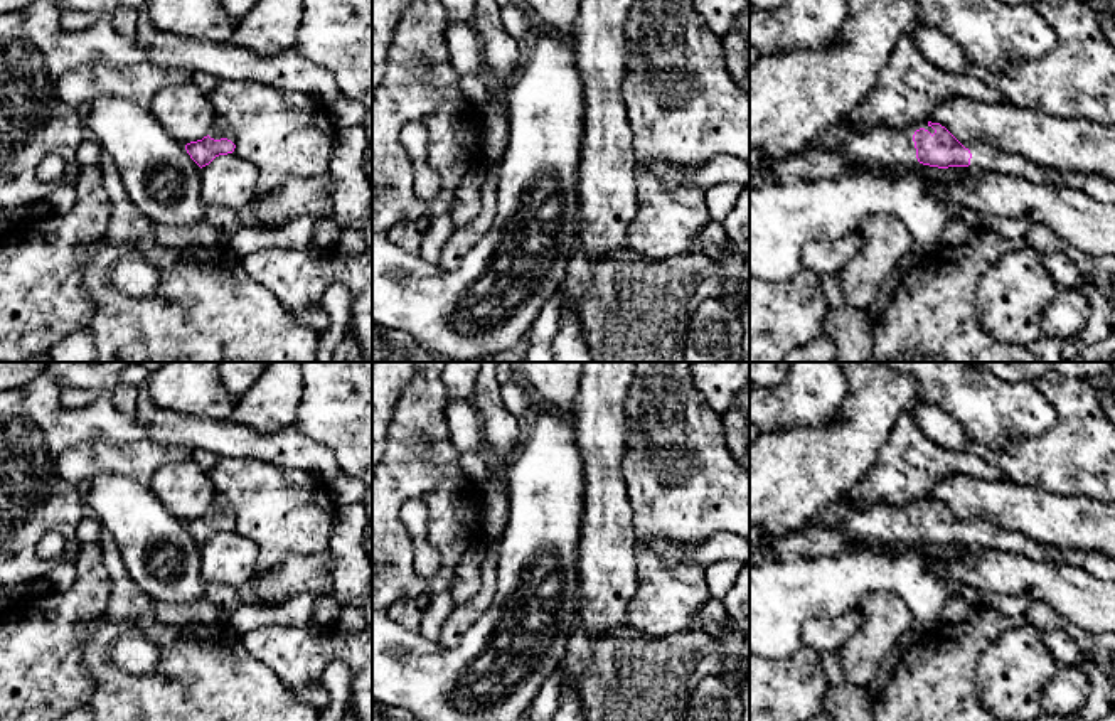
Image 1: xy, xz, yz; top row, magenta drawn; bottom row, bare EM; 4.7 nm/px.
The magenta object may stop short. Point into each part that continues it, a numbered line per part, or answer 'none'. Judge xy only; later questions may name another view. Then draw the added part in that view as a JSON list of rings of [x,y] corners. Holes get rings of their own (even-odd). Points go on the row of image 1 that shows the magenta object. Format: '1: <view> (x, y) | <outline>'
1: xy (219, 128) | [[[217,116],[216,121],[212,123],[212,126],[209,130],[209,136],[214,138],[214,140],[227,138],[232,143],[236,142],[234,133],[232,133],[232,128],[221,116]]]

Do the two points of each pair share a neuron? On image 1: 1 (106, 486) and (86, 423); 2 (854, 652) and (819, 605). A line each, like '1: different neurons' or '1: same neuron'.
1: different neurons
2: different neurons

